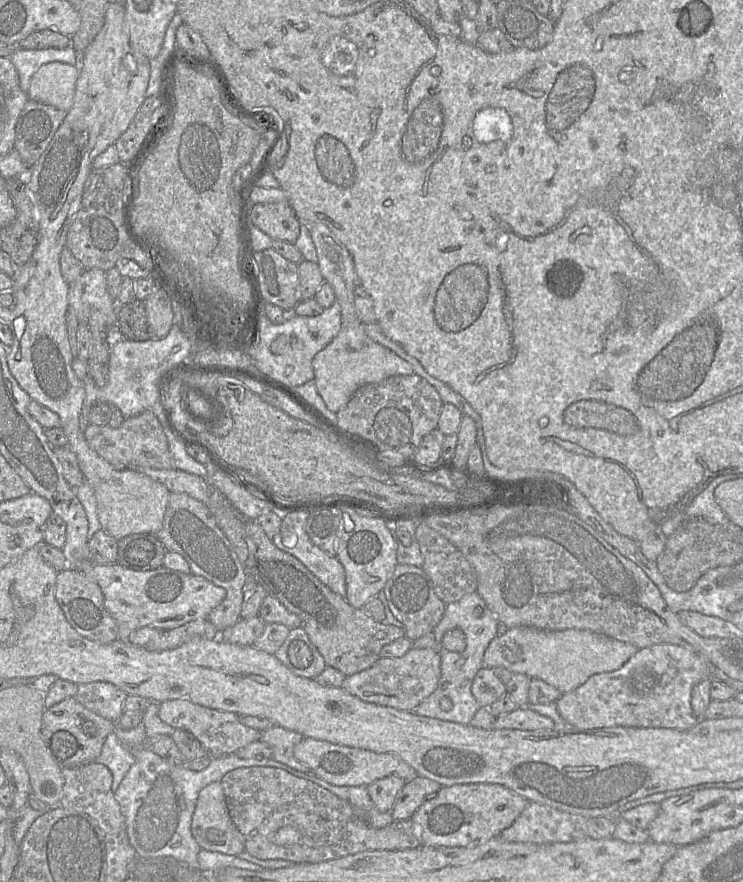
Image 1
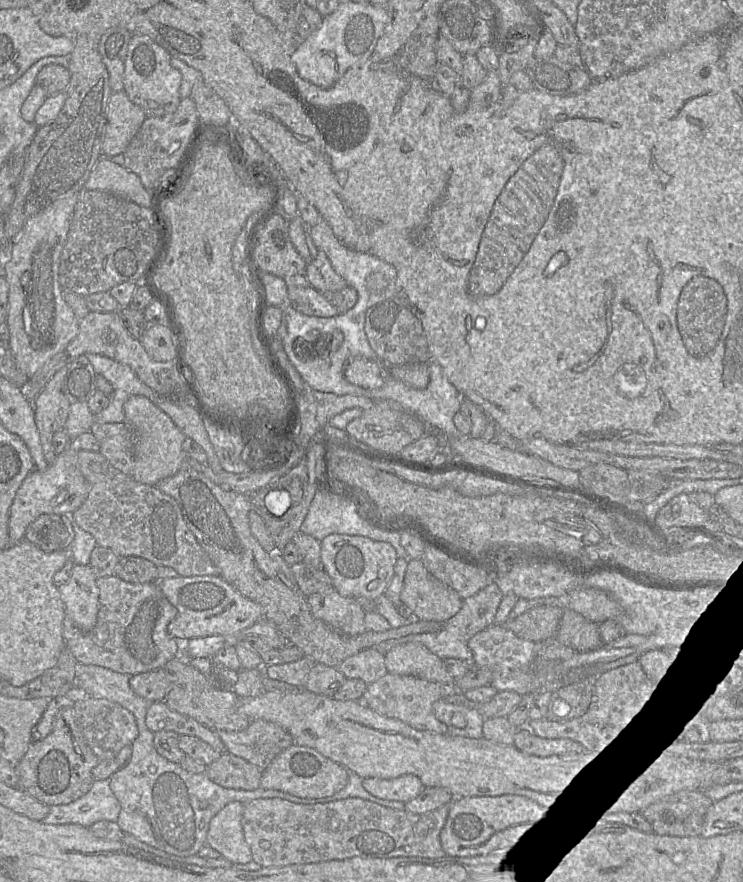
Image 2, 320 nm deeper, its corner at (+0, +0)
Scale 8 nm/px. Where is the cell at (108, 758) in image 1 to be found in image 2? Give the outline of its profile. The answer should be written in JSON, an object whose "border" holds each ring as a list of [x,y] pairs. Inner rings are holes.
{"border":[[[109,780],[93,781],[91,789],[84,796],[66,805],[50,806],[49,814],[42,820],[45,824],[76,824],[89,828],[98,821],[117,822],[121,805],[110,789]]]}

